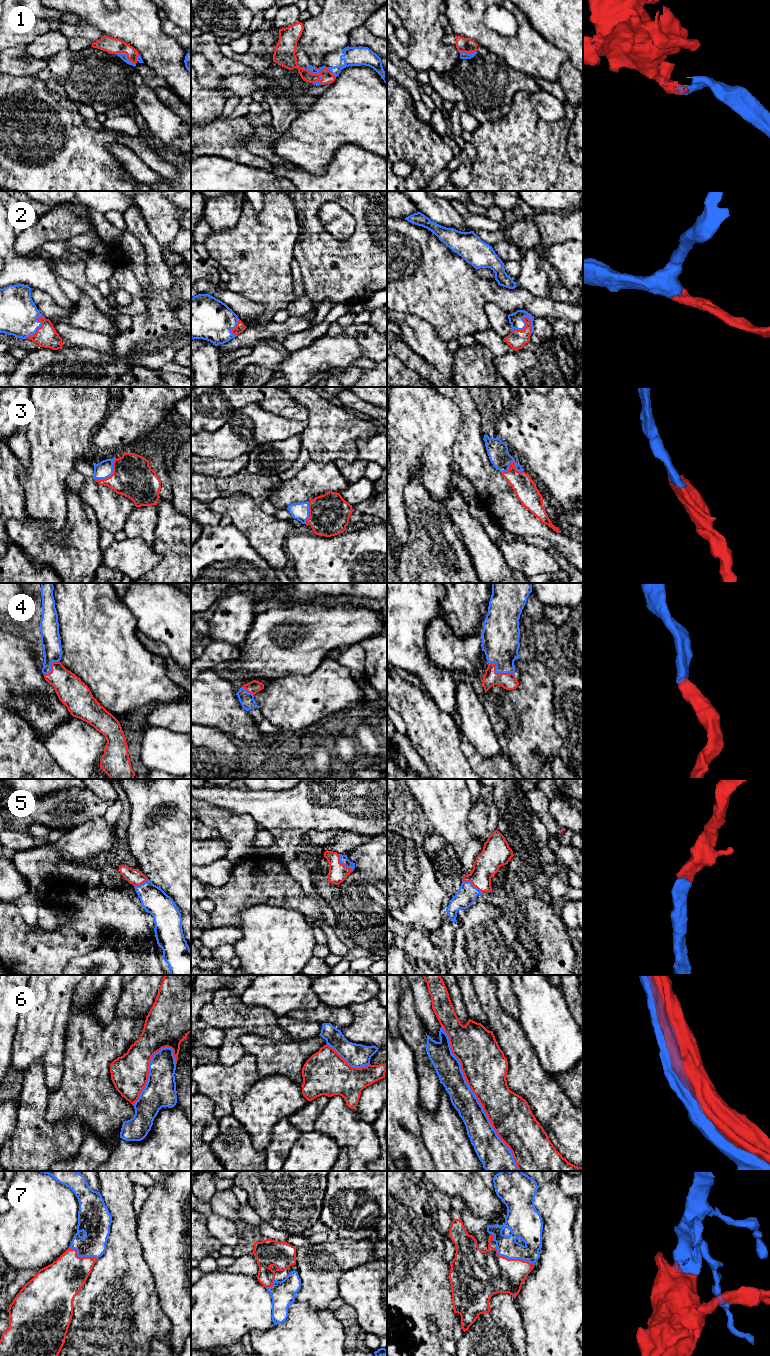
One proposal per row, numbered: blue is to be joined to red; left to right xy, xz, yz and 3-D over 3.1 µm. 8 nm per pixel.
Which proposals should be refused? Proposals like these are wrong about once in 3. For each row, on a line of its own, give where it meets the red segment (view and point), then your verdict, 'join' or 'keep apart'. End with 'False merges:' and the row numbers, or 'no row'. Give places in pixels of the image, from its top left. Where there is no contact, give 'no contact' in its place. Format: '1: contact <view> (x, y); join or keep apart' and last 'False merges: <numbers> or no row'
1: contact xz (320, 72); join
2: contact yz (526, 326); join
3: contact xy (111, 475); join
4: contact yz (497, 673); join
5: contact xz (342, 864); join
6: contact yz (476, 1097); join
7: contact yz (512, 1259); join
False merges: no row

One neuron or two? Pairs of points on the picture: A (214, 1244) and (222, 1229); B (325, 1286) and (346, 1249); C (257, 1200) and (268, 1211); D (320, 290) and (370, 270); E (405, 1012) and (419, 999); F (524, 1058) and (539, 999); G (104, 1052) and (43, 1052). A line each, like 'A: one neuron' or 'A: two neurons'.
A: two neurons
B: one neuron
C: one neuron
D: one neuron
E: two neurons
F: two neurons
G: two neurons

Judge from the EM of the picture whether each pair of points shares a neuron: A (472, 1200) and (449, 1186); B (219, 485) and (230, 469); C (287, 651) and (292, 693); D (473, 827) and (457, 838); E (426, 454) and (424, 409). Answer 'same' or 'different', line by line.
A: same
B: different
C: different
D: different
E: same

